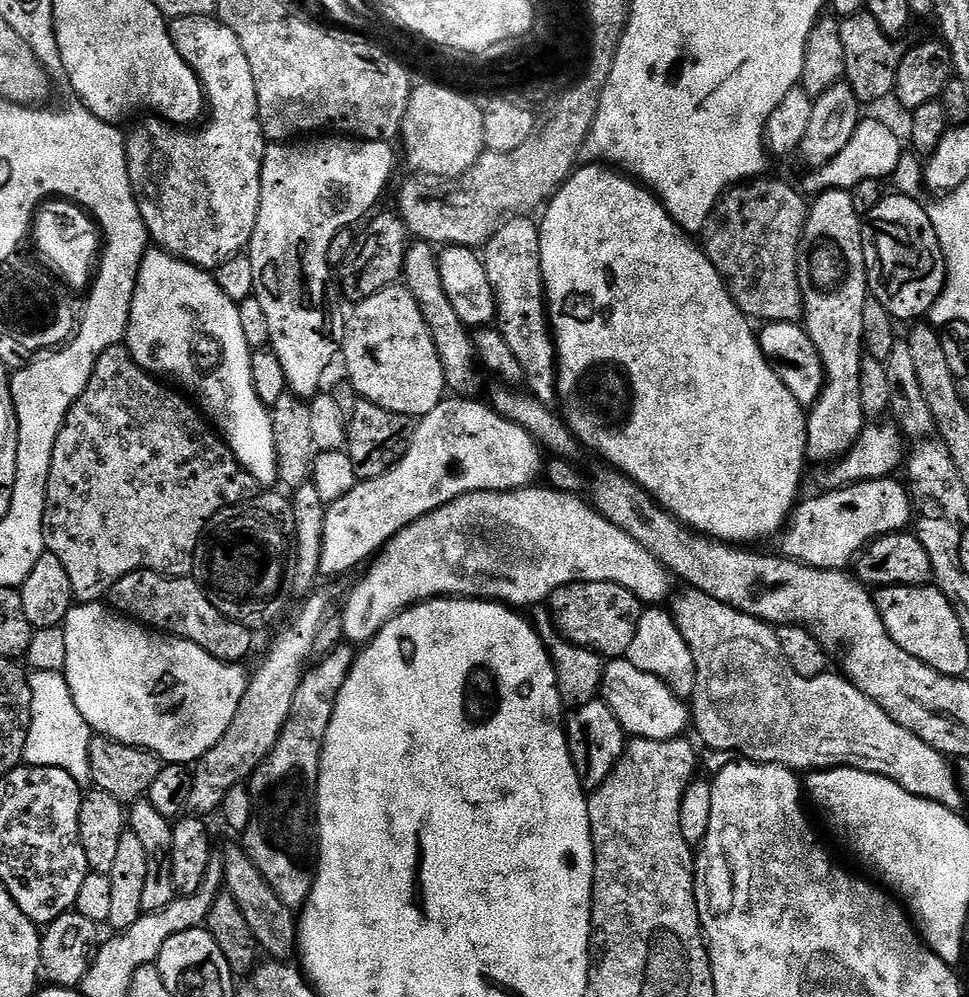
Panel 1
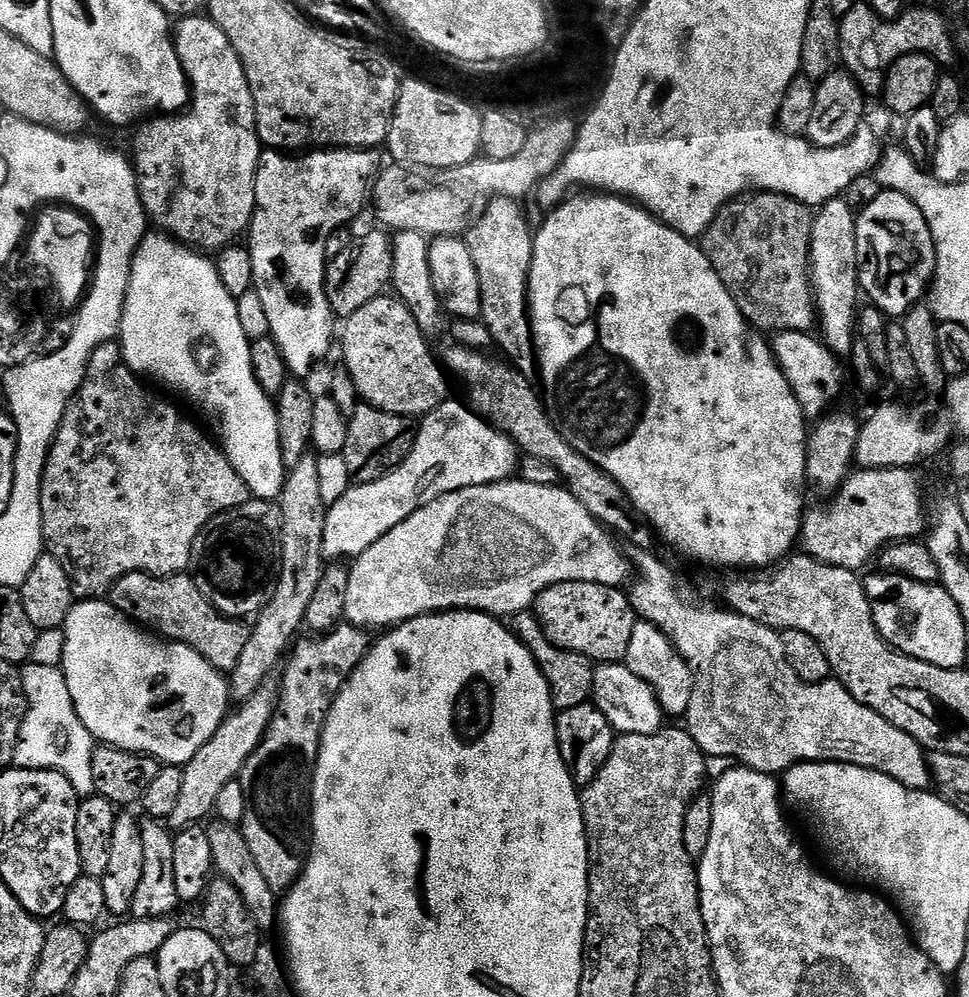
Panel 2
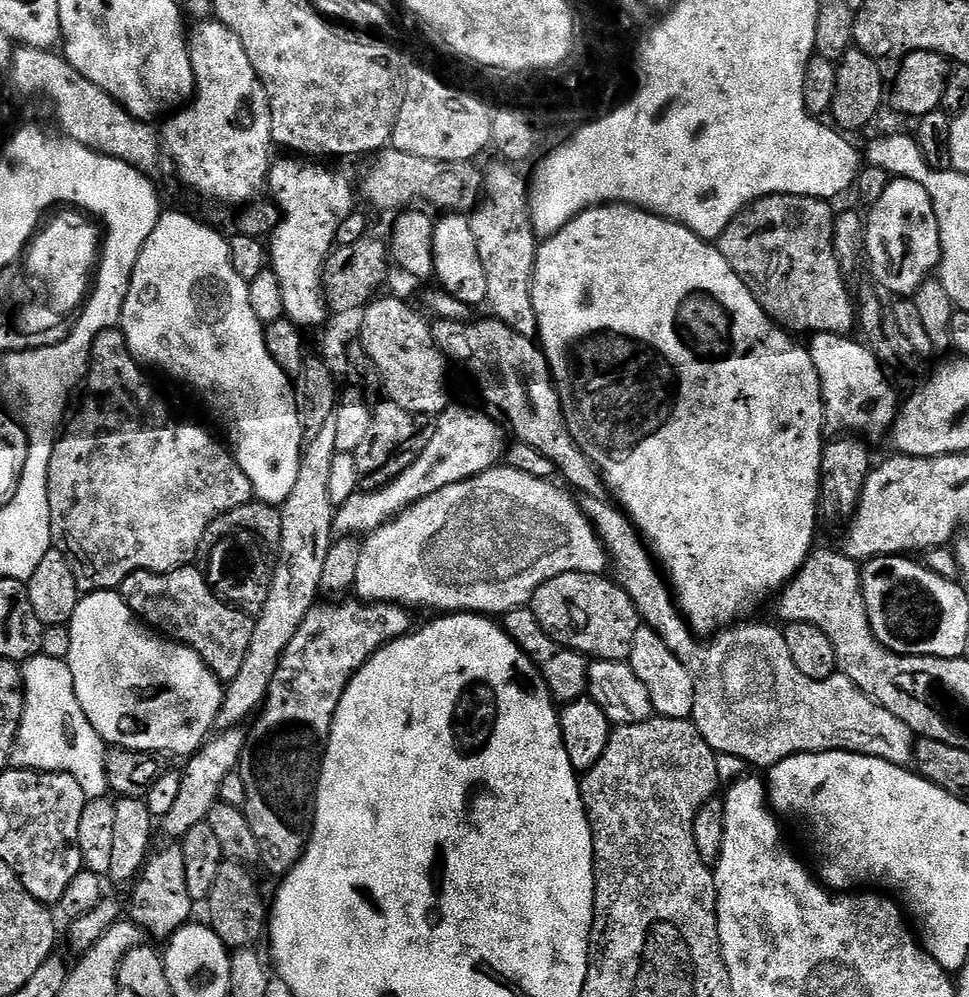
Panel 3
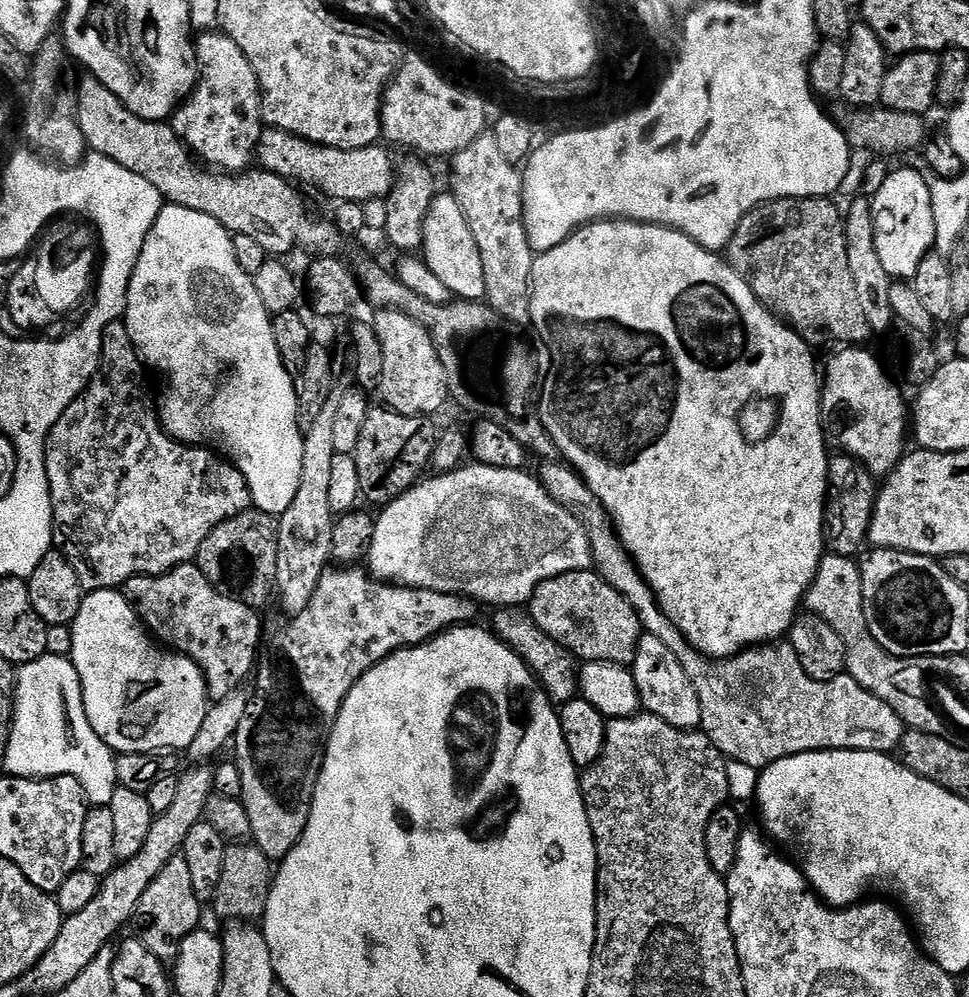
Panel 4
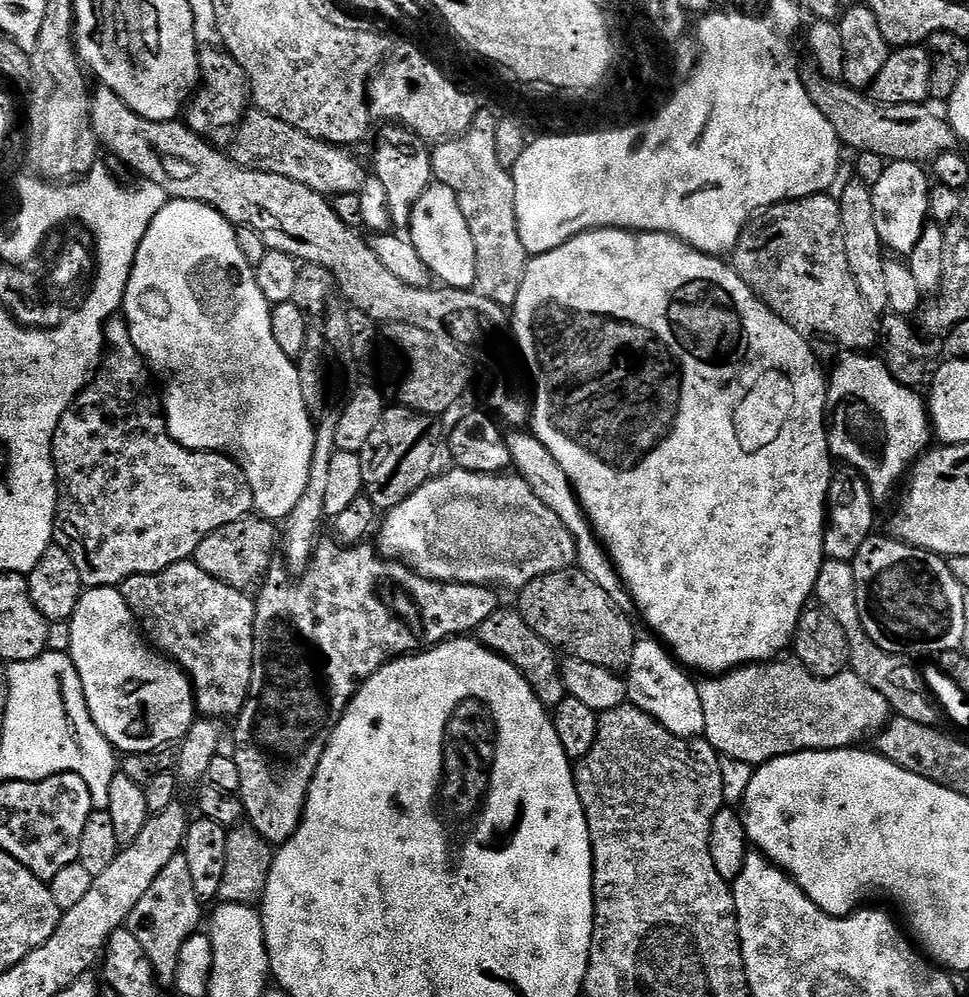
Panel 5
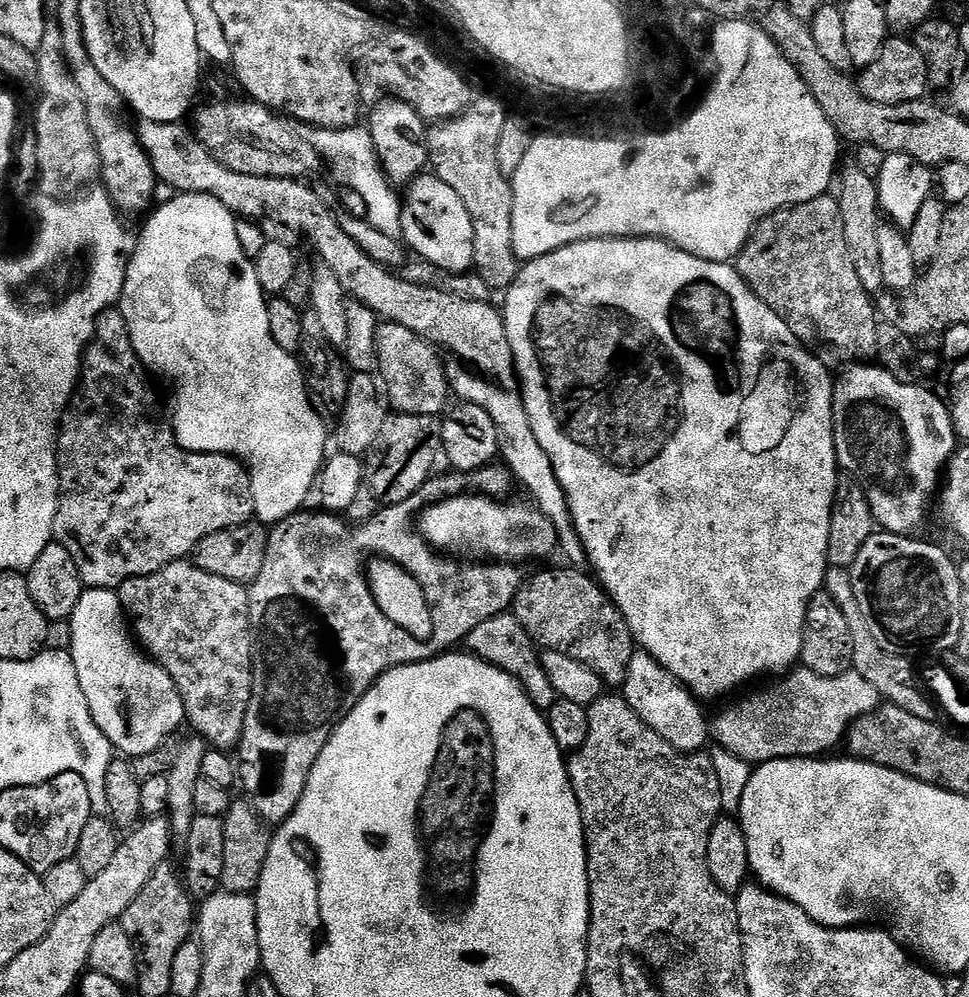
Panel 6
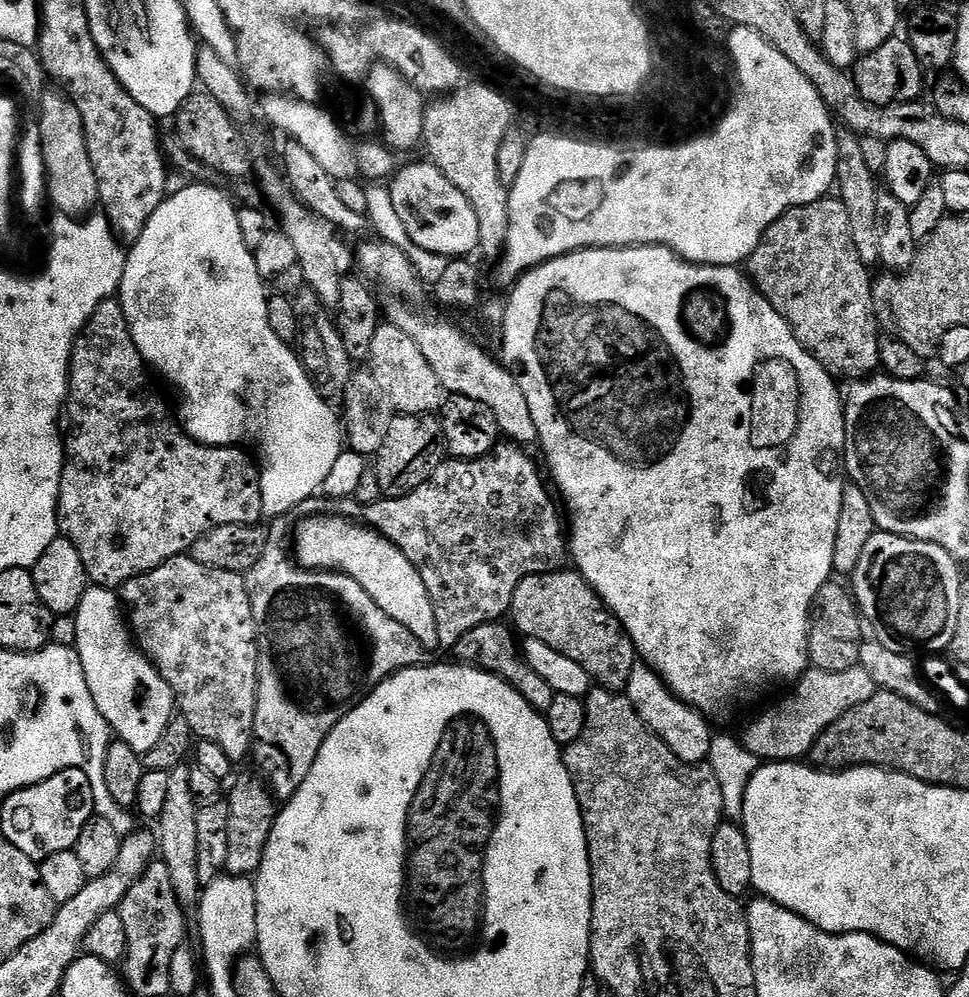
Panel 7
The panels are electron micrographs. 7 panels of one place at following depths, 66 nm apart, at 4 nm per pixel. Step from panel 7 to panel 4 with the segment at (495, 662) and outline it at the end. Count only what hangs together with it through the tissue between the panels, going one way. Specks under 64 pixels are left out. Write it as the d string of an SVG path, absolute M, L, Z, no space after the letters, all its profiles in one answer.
M500 606L493 612L496 613L492 616L492 624L490 623L492 635L497 636L507 648L514 650L518 658L522 658L525 666L536 675L536 681L553 705L559 706L577 699L580 691L580 669L572 652L566 650L566 646L554 642L554 638L550 638L550 634L546 634L546 630L542 630L542 626L534 622L527 607Z

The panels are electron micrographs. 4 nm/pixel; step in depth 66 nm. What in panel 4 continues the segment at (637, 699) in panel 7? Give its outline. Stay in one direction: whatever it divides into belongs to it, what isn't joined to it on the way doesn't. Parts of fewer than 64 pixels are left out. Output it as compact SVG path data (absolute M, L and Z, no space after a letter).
M647 634L641 635L640 645L636 651L636 660L630 666L636 689L640 695L643 711L651 716L662 718L662 722L670 722L670 726L685 730L696 730L702 722L702 706L698 702L698 694L686 678L686 670L682 670L682 662L674 658L670 650L666 650L663 642Z

